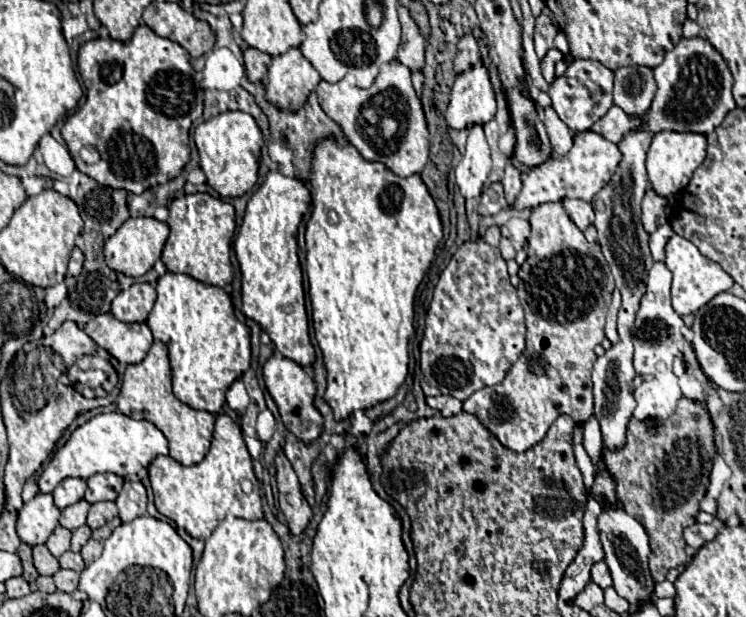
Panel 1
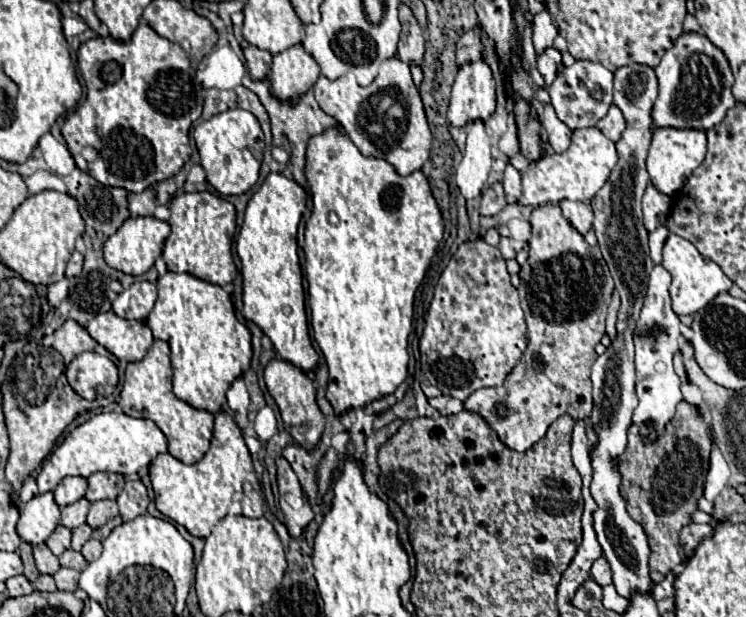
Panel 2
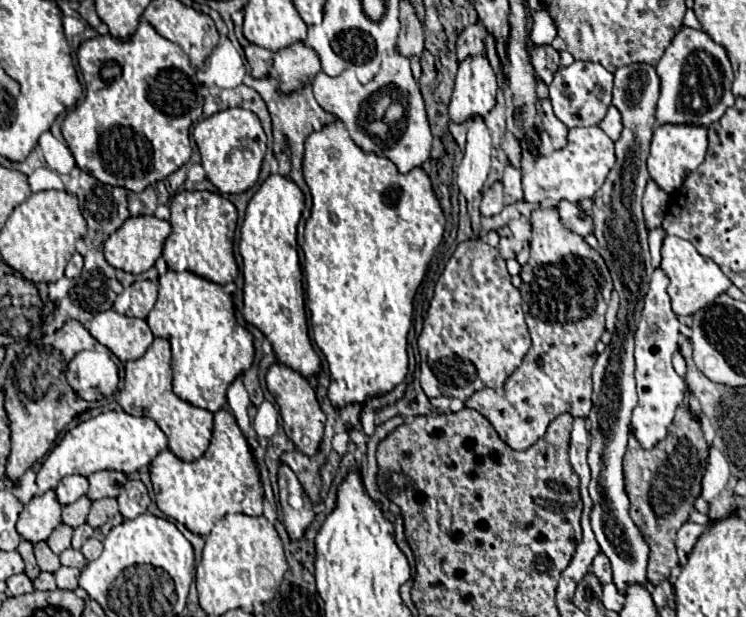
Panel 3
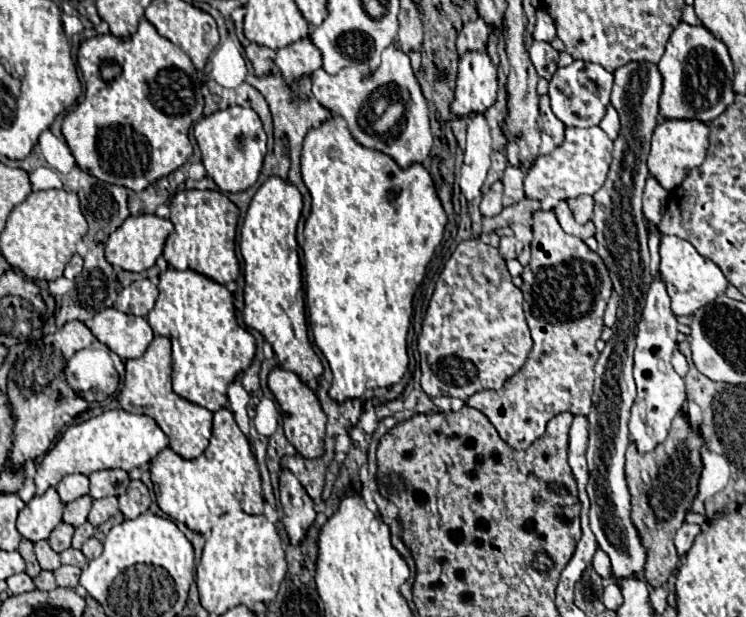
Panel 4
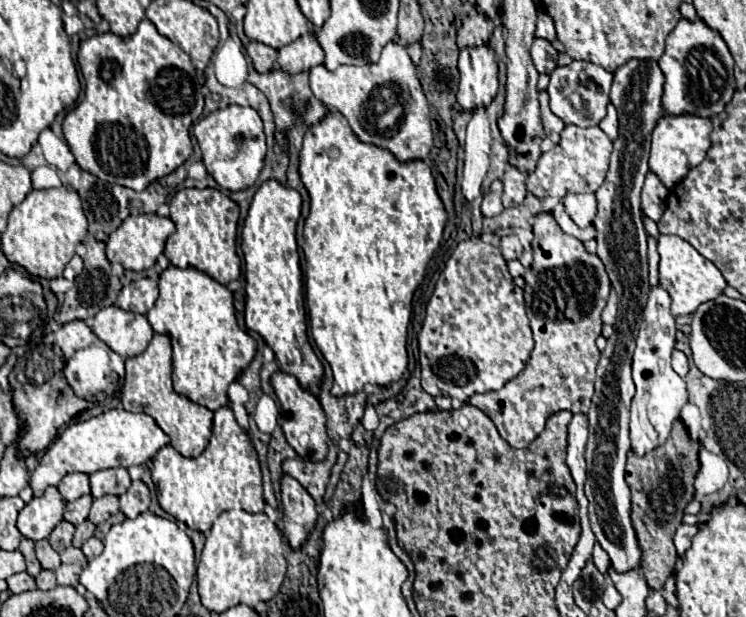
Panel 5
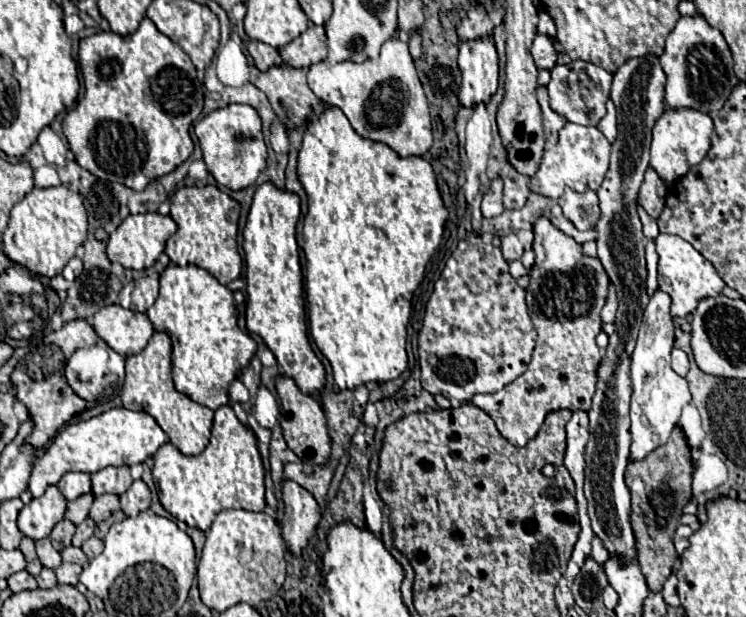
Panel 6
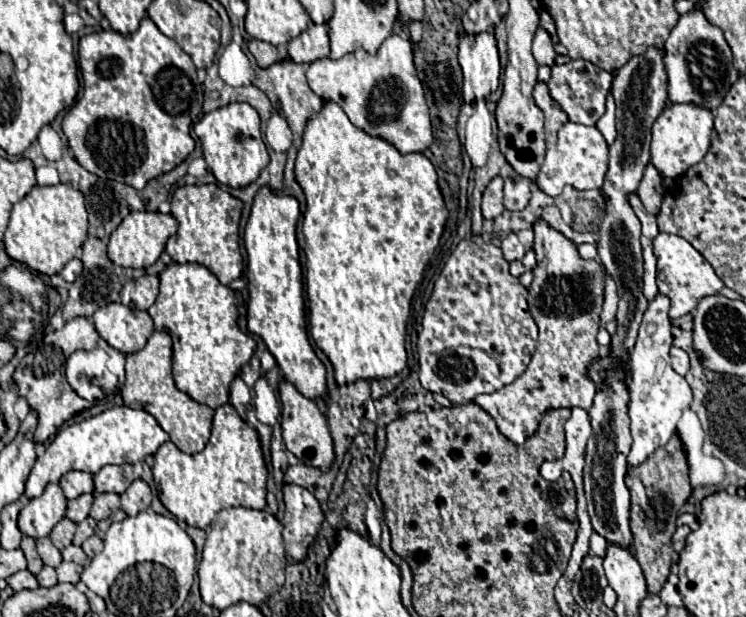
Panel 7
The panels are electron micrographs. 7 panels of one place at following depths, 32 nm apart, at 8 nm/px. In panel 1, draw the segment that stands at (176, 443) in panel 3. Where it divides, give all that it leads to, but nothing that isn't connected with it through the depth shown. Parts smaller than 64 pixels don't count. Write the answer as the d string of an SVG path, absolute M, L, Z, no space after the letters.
M154 342L148 356L140 364L132 364L126 368L124 378L122 378L122 388L116 398L116 406L128 418L152 422L166 436L166 440L170 444L170 456L176 462L180 462L184 466L194 466L200 460L204 460L204 456L210 448L216 416L210 412L192 410L190 406L182 404L172 394L168 350L162 342Z

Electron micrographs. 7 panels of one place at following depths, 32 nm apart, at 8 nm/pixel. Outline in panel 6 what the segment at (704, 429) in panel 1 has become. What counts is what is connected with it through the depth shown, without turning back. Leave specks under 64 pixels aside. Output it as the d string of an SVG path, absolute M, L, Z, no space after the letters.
M674 428L670 440L650 452L644 460L628 460L626 468L626 484L632 492L632 530L636 536L638 548L638 564L646 576L648 588L652 592L660 592L666 578L672 574L672 566L676 562L676 550L672 544L672 536L678 528L682 508L692 498L692 448L682 432L682 428Z

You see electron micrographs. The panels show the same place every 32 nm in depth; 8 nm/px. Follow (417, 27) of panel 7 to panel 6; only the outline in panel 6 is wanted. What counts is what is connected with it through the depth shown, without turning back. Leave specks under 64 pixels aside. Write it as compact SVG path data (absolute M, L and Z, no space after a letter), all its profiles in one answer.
M421 29L416 30L412 35L412 38L409 39L409 51L414 60L419 58L421 55L421 42L422 42L422 34Z

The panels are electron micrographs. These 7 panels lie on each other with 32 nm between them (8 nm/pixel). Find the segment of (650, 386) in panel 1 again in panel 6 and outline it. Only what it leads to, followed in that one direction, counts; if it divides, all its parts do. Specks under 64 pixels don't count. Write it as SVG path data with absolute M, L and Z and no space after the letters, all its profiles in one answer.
M656 290L644 310L640 334L632 354L632 404L630 404L630 432L632 450L630 458L644 458L648 452L660 446L658 434L670 434L680 420L682 408L690 402L688 384L670 366L670 350L674 348L674 318L670 316L670 296L664 290Z

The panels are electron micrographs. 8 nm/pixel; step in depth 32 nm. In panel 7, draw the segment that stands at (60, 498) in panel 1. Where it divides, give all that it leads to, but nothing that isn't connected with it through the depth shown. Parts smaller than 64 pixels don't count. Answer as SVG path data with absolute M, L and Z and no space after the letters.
M68 472L60 478L60 488L64 490L64 496L68 500L74 500L80 494L86 494L86 492L94 490L92 474L88 474L88 472Z

